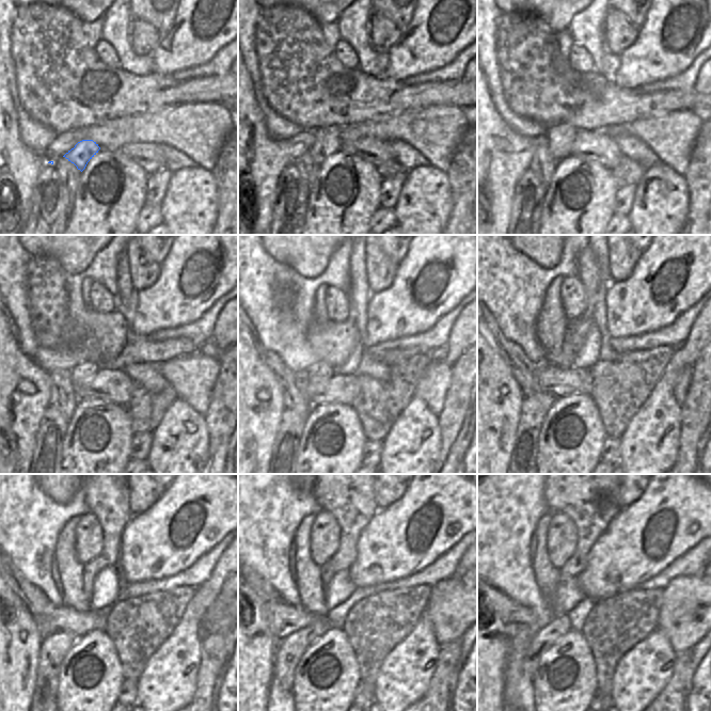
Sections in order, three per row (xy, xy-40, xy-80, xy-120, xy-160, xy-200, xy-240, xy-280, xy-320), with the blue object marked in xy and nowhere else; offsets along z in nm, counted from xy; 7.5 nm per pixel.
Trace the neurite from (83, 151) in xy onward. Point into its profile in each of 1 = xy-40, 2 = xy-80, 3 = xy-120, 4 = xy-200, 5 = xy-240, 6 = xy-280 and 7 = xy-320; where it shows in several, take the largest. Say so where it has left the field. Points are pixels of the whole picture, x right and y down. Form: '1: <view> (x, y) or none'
1: xy-40 (327, 143)
2: xy-80 (561, 138)
3: xy-120 (81, 374)
4: xy-200 (565, 359)
5: xy-240 (107, 498)
6: xy-280 (348, 495)
7: xy-320 (589, 495)

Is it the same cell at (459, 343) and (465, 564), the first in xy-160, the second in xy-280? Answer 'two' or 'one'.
one

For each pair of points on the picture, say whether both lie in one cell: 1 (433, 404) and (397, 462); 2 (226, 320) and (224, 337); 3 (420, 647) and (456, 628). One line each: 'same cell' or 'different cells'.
1: different cells
2: same cell
3: different cells

